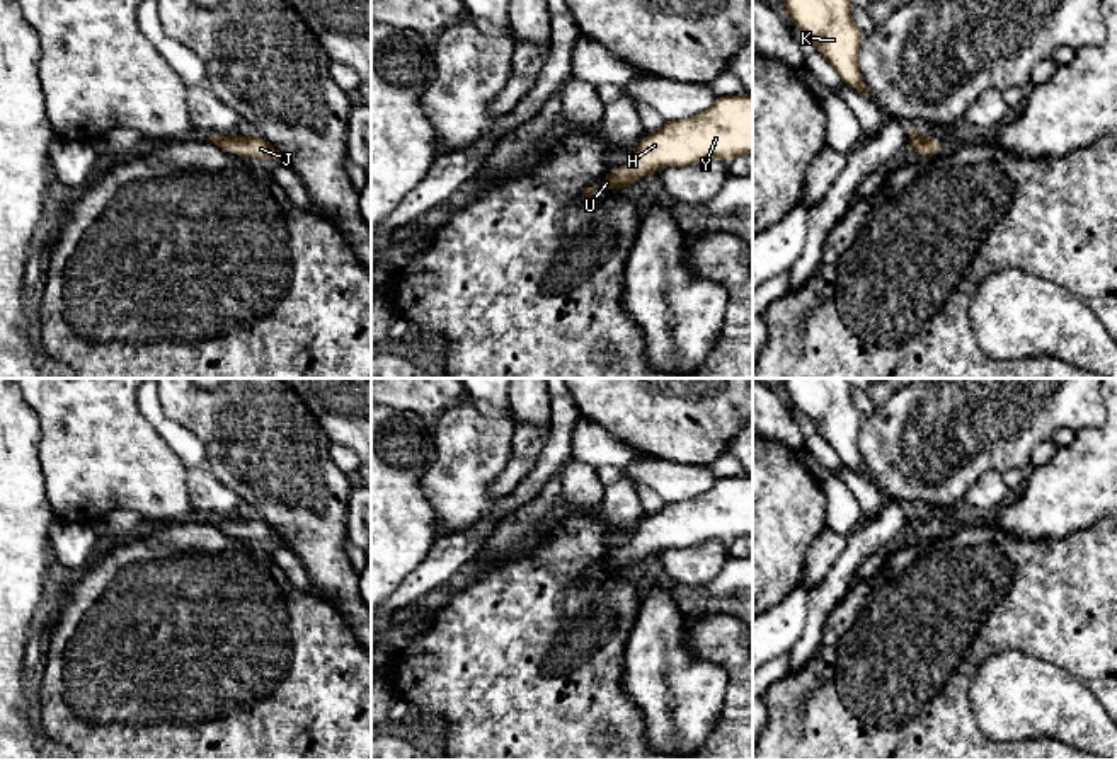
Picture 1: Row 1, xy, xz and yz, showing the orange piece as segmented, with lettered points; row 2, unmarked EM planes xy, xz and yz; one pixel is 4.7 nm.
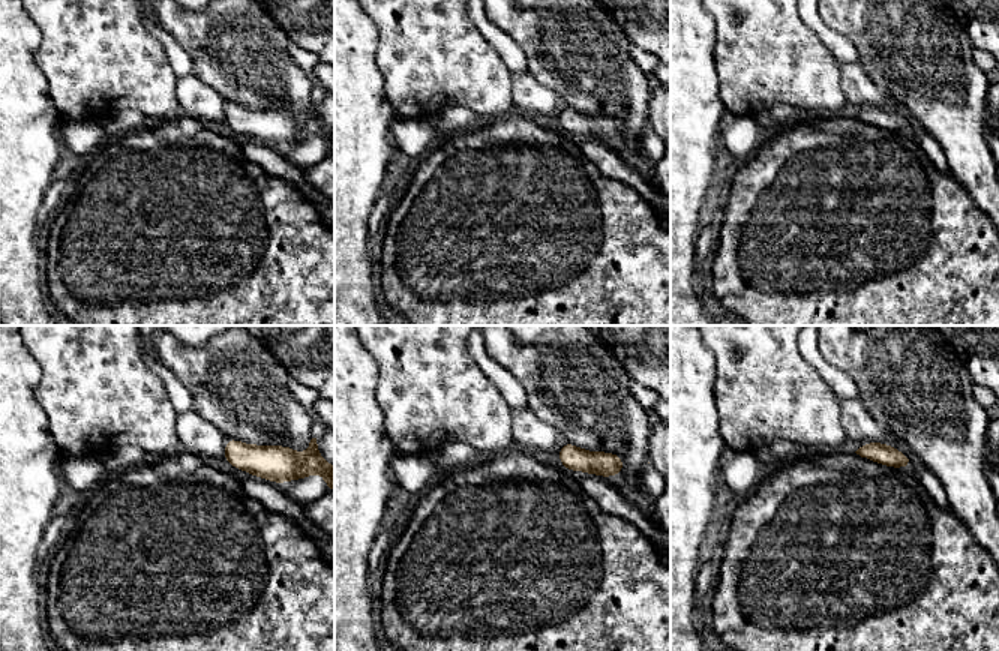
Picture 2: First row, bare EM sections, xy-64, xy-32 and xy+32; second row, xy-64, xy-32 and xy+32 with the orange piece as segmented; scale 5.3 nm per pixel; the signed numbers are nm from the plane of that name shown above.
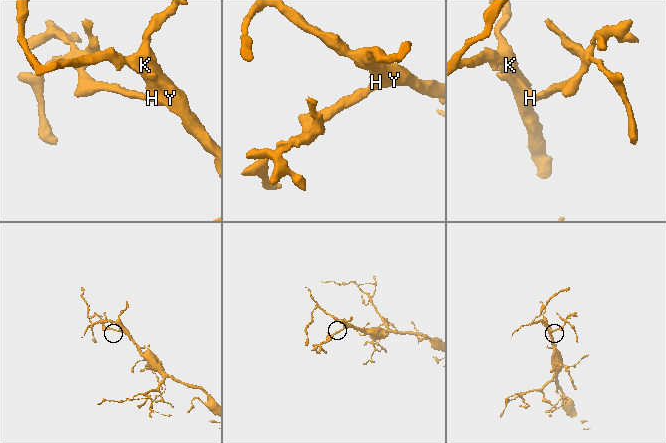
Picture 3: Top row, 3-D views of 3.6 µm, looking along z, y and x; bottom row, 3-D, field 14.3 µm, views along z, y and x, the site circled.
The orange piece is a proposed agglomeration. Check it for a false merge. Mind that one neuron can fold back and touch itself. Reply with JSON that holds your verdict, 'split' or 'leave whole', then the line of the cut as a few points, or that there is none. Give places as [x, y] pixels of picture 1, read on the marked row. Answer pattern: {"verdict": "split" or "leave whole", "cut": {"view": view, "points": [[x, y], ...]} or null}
{"verdict": "leave whole", "cut": null}

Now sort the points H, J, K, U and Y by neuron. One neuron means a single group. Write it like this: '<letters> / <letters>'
H J K U Y

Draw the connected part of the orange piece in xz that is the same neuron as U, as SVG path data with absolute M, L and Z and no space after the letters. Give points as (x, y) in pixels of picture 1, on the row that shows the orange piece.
M748 94L717 95L715 102L693 118L666 121L656 133L645 133L639 148L633 152L627 165L616 167L606 174L599 189L618 191L633 184L649 174L657 174L666 167L690 167L703 160L719 158L732 162L753 153L753 97Z

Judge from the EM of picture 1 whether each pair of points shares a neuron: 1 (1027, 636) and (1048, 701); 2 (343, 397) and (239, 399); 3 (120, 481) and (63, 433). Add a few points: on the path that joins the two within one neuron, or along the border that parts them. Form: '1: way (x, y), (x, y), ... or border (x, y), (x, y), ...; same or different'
1: border (995, 653), (1022, 651), (1048, 660), (1070, 675); different
2: border (298, 396), (324, 431); different
3: way (106, 467), (77, 438); same

